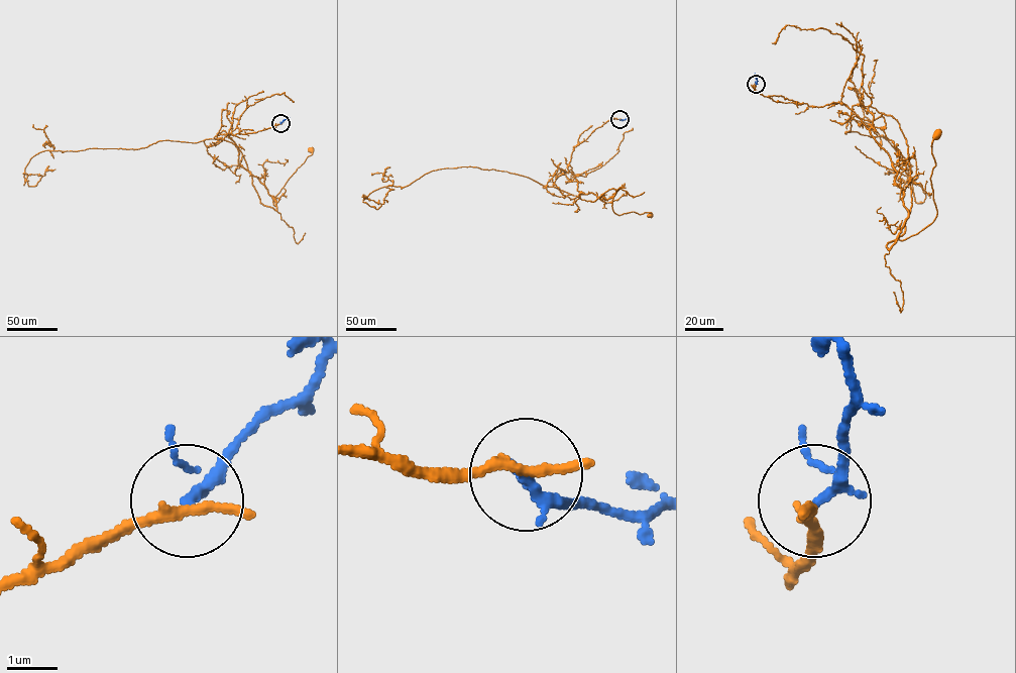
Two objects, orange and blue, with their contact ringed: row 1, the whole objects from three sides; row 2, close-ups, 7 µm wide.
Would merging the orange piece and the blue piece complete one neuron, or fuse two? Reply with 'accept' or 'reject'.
reject

